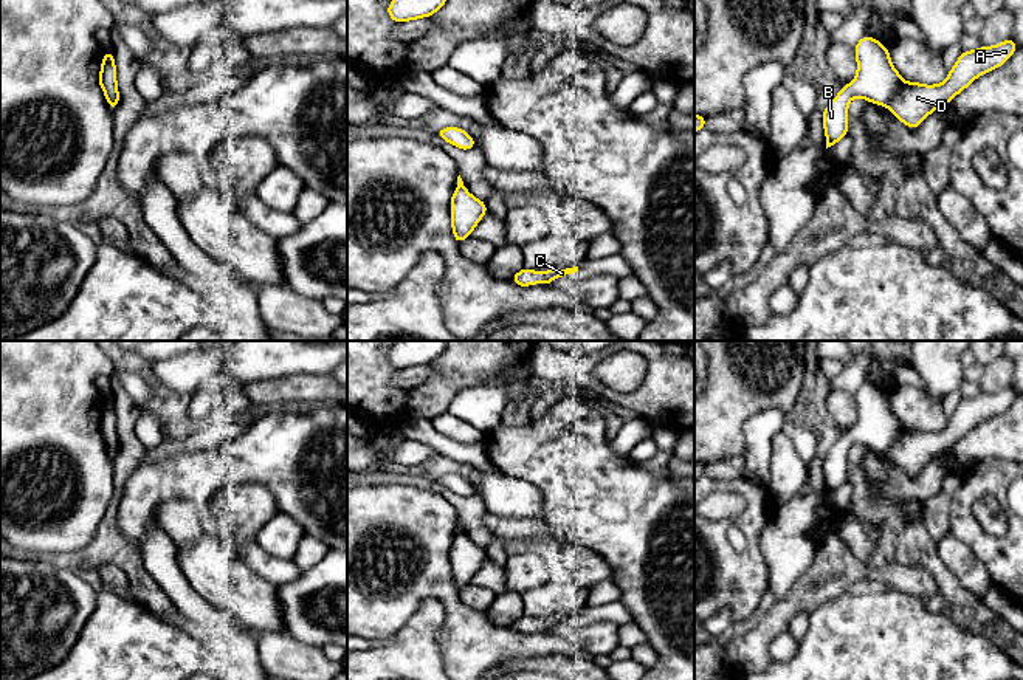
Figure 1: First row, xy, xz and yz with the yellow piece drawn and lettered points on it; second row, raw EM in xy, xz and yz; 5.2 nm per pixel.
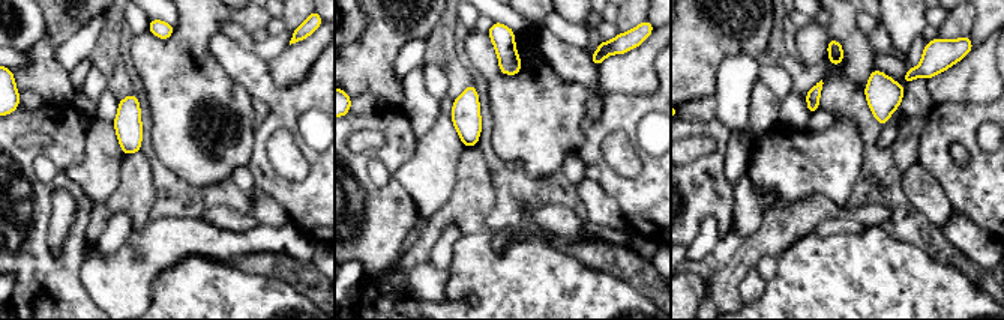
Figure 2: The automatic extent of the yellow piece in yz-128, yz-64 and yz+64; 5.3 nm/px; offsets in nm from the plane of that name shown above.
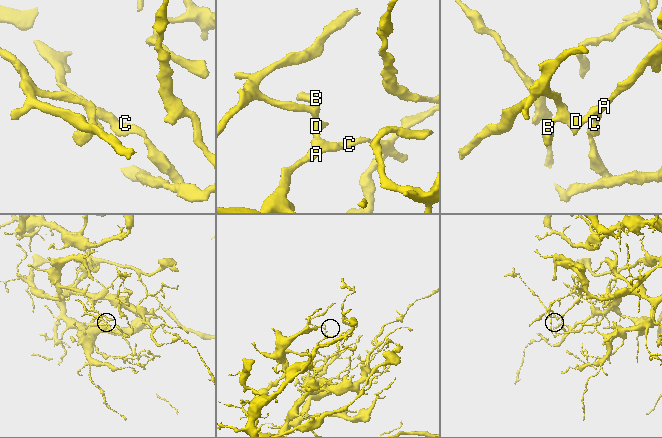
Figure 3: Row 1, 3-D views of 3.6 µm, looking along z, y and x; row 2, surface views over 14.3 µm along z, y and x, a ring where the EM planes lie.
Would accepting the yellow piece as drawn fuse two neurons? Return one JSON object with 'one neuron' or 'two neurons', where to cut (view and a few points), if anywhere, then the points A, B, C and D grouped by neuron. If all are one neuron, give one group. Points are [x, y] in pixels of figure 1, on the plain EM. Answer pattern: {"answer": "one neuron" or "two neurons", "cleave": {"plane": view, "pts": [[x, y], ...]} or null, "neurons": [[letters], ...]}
{"answer": "two neurons", "cleave": {"plane": "yz", "pts": [[902, 428], [887, 453]]}, "neurons": [["A", "C", "D"], ["B"]]}

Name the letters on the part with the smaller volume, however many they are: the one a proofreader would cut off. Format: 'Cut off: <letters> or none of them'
Cut off: B

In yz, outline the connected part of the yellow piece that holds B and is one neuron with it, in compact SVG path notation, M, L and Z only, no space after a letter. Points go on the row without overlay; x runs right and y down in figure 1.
M863 383L854 393L857 406L856 426L846 431L840 440L823 457L823 474L826 482L826 496L834 493L848 480L848 451L852 445L863 445L877 452L888 452L890 446L902 431L902 424L890 407L890 398L876 386Z

